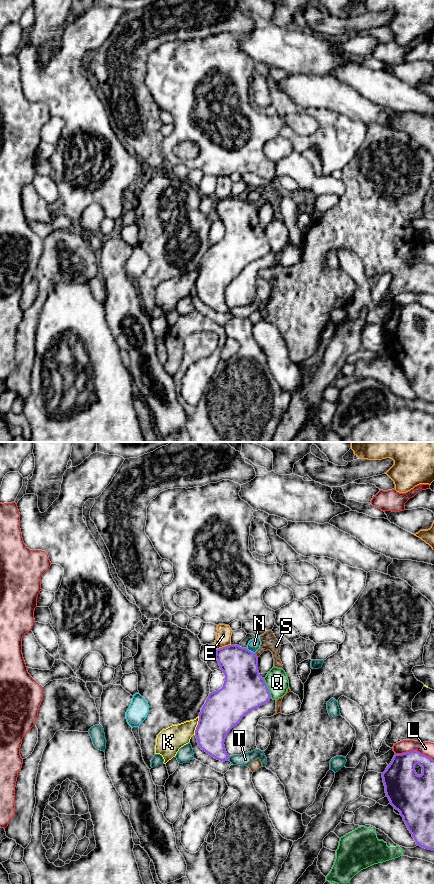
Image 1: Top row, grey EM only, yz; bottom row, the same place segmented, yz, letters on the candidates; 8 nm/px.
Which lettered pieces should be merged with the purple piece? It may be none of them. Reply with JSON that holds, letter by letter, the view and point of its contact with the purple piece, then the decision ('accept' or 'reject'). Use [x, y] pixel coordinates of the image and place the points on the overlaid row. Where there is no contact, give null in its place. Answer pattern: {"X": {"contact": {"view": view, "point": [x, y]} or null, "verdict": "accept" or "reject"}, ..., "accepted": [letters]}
{"E": {"contact": {"view": "yz", "point": [223, 647]}, "verdict": "reject"}, "K": {"contact": {"view": "yz", "point": [197, 725]}, "verdict": "reject"}, "L": {"contact": {"view": "yz", "point": [414, 750]}, "verdict": "reject"}, "N": {"contact": {"view": "yz", "point": [250, 651]}, "verdict": "reject"}, "Q": {"contact": {"view": "yz", "point": [267, 688]}, "verdict": "reject"}, "S": {"contact": {"view": "yz", "point": [255, 655]}, "verdict": "reject"}, "T": {"contact": {"view": "yz", "point": [229, 757]}, "verdict": "reject"}, "accepted": []}

